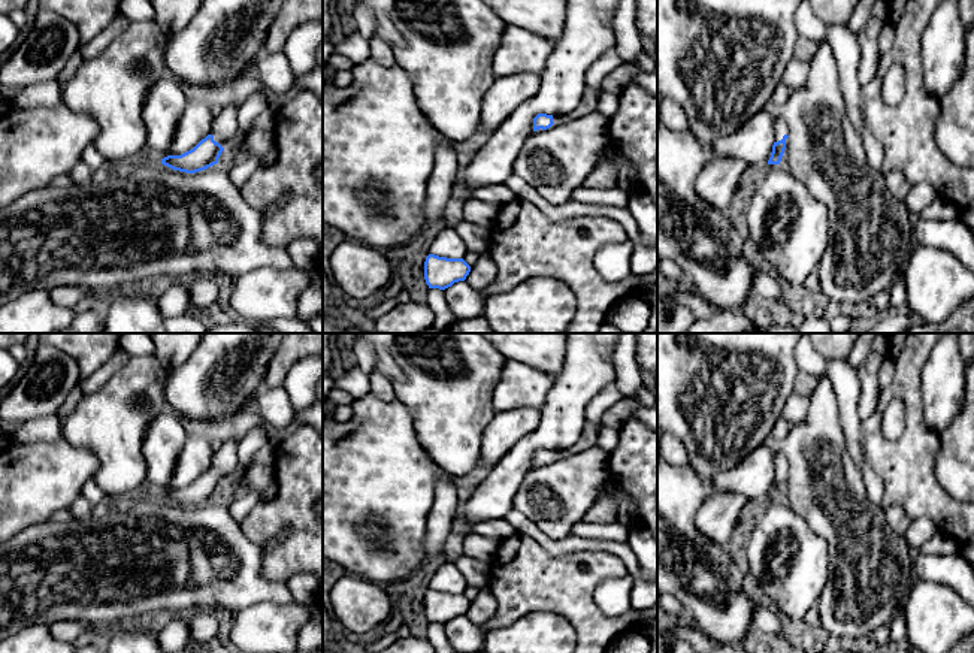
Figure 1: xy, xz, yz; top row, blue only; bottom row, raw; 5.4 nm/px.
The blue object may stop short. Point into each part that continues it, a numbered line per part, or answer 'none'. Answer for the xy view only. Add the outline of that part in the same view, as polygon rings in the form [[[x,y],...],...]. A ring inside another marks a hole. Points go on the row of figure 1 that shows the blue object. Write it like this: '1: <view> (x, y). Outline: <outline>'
1: xy (224, 129). Outline: [[[229,105],[215,114],[211,134],[223,148],[227,148],[238,133],[238,109],[239,105]]]

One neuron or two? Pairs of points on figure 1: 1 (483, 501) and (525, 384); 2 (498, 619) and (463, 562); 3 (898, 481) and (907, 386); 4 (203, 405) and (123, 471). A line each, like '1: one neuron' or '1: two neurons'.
1: two neurons
2: two neurons
3: one neuron
4: two neurons

